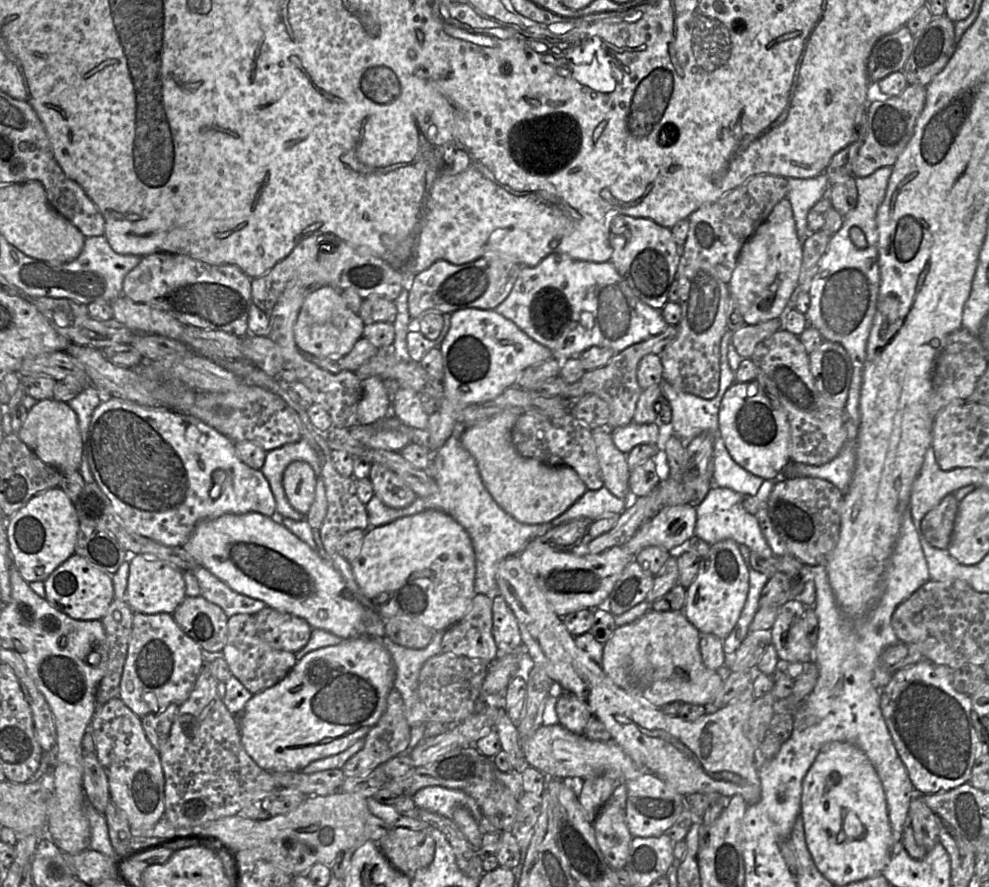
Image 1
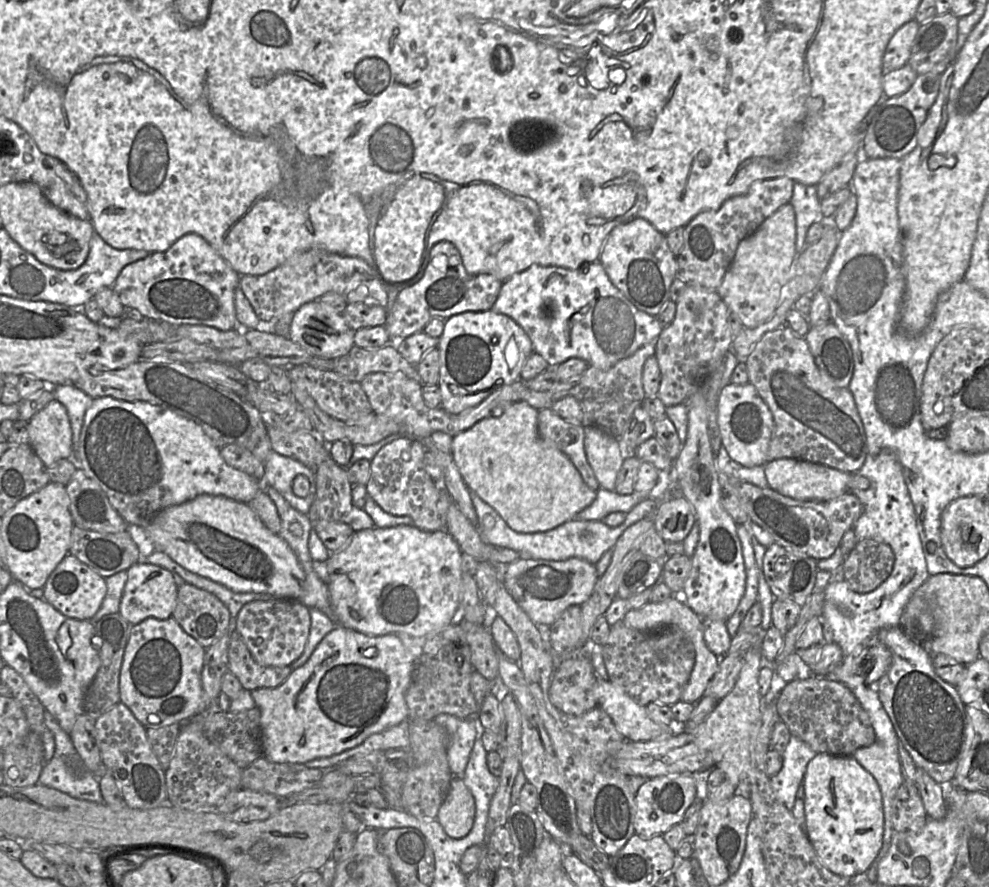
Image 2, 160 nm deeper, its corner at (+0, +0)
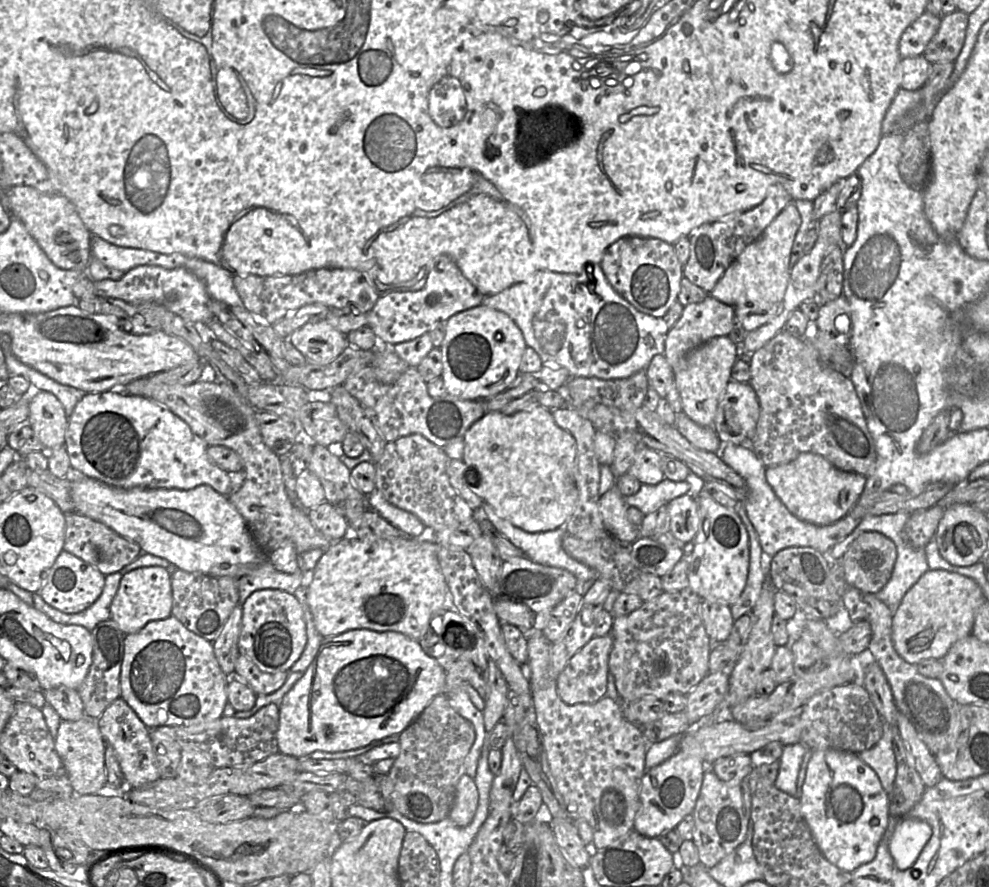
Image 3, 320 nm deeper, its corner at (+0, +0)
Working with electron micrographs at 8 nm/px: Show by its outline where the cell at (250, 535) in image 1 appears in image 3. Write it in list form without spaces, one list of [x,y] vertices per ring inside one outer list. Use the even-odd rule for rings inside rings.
[[[70,473],[71,496],[74,511],[105,524],[122,537],[137,543],[145,553],[166,559],[173,567],[189,573],[213,577],[229,576],[239,579],[258,566],[270,562],[268,554],[256,545],[246,521],[227,496],[209,485],[200,485],[191,490],[178,489],[122,489],[99,480]]]

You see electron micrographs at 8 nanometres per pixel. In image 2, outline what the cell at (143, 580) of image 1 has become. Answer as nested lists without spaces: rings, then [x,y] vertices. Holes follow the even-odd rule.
[[[137,561],[127,569],[127,581],[120,602],[119,613],[131,625],[148,617],[167,619],[172,617],[177,602],[178,586],[173,573],[161,566]]]

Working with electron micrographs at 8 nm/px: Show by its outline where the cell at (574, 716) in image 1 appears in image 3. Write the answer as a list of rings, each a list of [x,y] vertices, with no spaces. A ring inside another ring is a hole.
[[[593,637],[582,649],[574,654],[556,679],[557,693],[568,704],[592,704],[605,697],[609,655],[613,646],[613,637]]]

